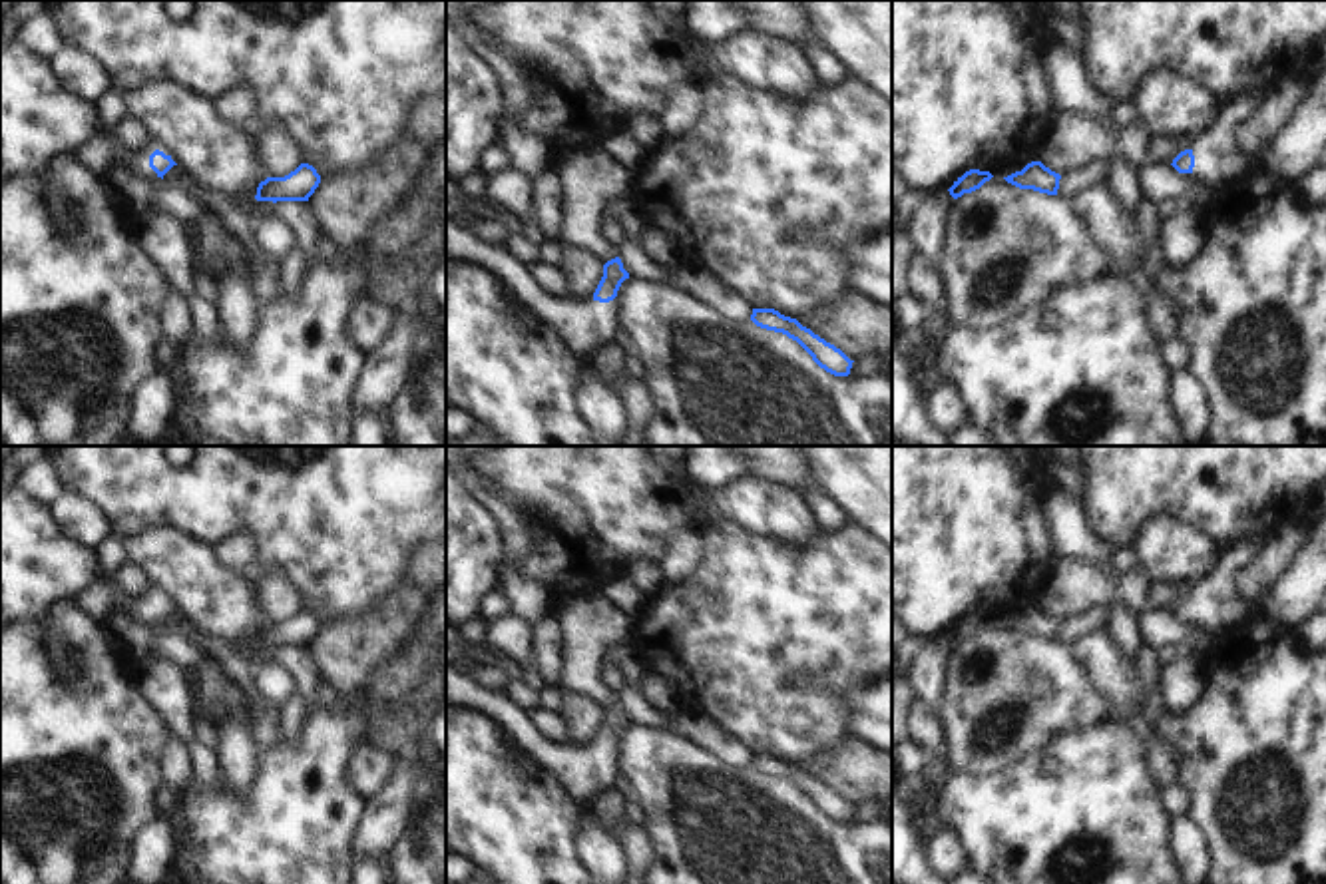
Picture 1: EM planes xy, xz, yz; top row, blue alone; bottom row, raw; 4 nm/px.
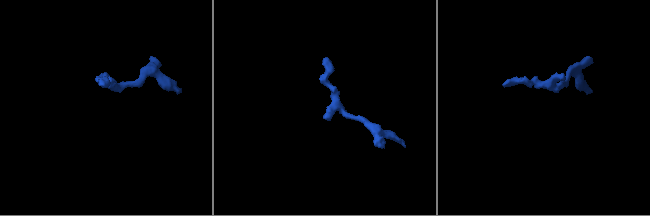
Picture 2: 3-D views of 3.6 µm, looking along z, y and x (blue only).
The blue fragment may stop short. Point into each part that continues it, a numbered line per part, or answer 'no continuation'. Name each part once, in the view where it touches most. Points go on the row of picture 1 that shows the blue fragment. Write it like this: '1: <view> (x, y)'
1: xy (102, 152)

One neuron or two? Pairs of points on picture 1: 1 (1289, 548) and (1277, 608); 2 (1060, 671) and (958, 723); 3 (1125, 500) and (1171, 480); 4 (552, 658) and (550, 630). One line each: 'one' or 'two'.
1: two
2: one
3: one
4: one

